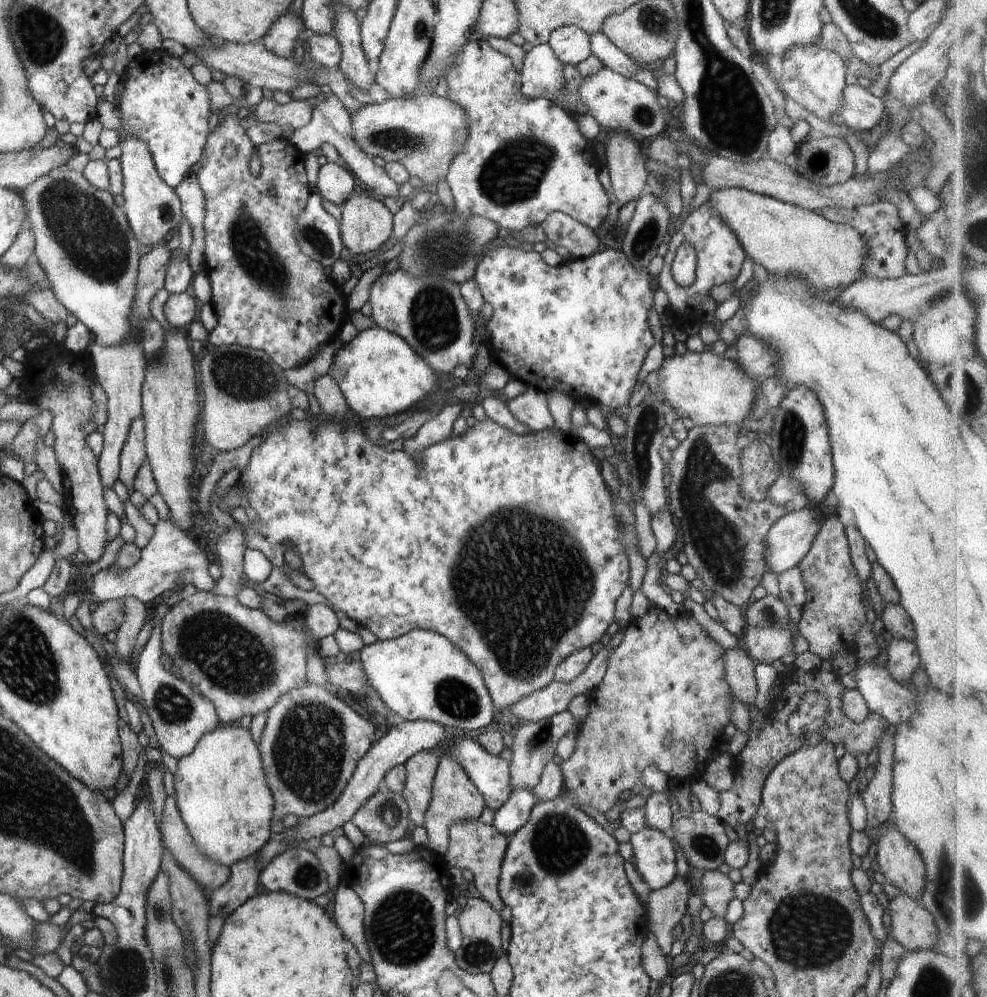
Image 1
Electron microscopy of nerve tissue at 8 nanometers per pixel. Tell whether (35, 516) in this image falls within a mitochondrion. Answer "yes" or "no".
no

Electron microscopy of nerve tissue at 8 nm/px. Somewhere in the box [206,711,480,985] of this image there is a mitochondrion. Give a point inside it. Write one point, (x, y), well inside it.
(402, 930)

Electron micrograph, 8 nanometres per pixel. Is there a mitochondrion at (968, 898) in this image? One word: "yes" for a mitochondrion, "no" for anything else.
yes

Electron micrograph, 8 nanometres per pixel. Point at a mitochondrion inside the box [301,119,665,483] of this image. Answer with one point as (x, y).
(512, 173)

